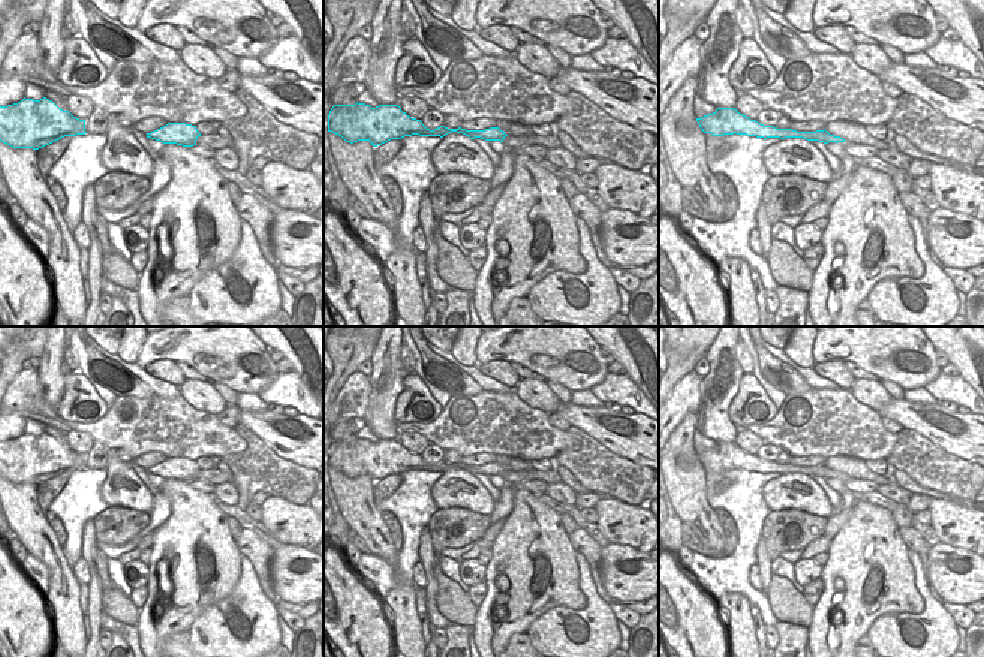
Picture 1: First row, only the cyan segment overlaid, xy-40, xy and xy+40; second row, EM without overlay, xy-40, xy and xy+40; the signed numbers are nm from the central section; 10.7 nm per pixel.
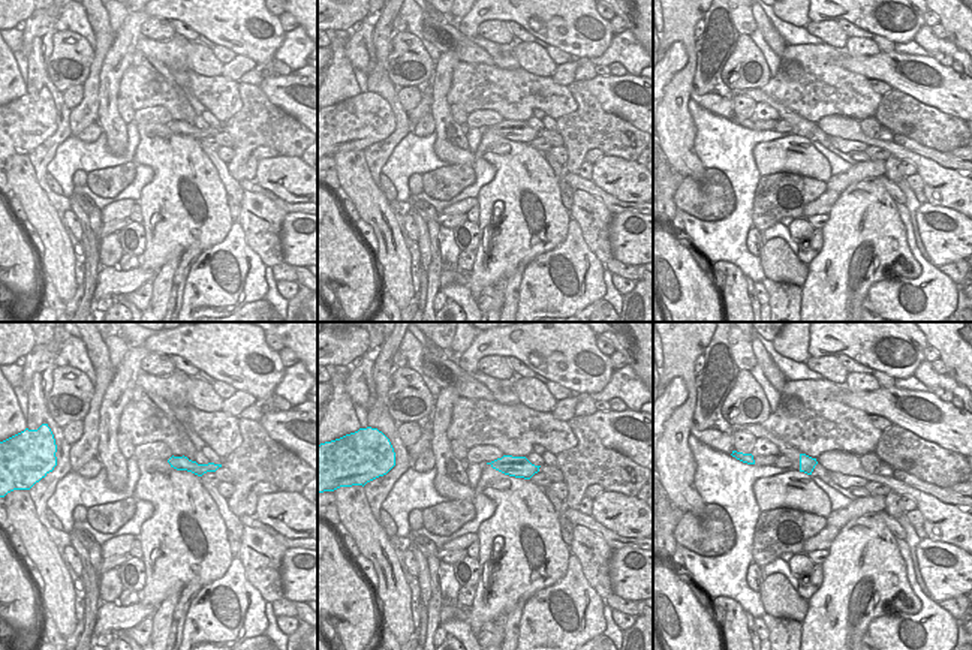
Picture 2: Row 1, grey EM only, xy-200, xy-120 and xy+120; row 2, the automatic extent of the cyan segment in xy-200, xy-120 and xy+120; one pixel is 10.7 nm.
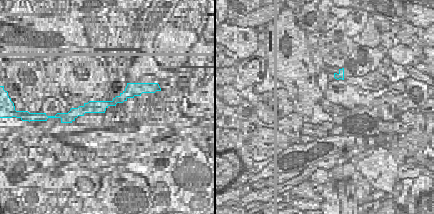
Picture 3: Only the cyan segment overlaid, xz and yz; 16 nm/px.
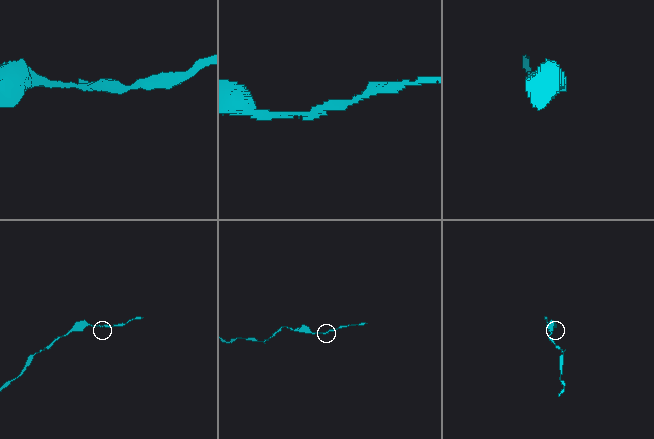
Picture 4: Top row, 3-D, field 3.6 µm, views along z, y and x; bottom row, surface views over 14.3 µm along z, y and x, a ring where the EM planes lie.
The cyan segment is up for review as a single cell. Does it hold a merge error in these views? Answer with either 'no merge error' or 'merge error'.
no merge error

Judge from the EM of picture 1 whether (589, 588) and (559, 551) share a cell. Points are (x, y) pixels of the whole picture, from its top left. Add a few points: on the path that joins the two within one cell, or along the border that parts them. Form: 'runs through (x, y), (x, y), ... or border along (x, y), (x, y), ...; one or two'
border along (574, 552), (578, 588), (586, 599), (578, 611); two

